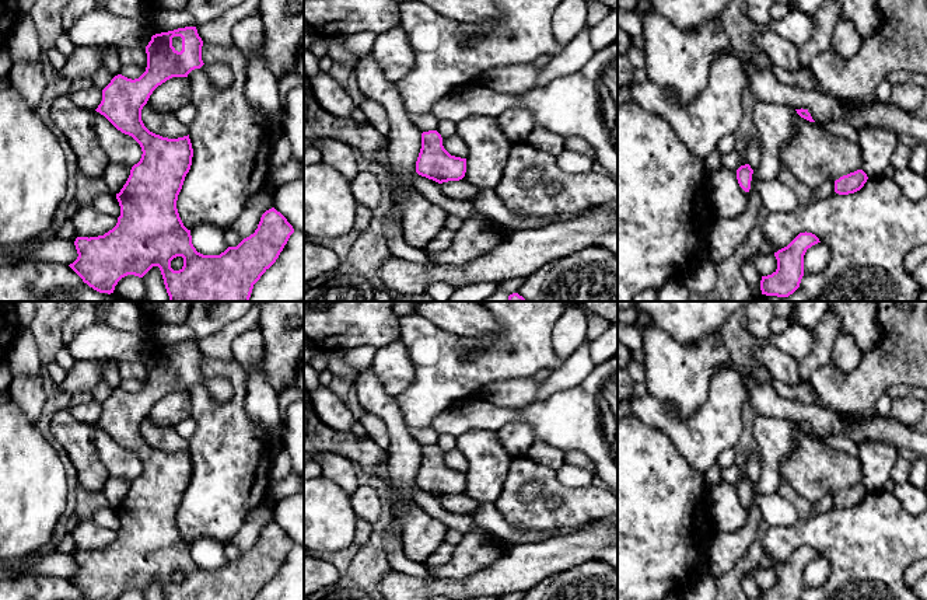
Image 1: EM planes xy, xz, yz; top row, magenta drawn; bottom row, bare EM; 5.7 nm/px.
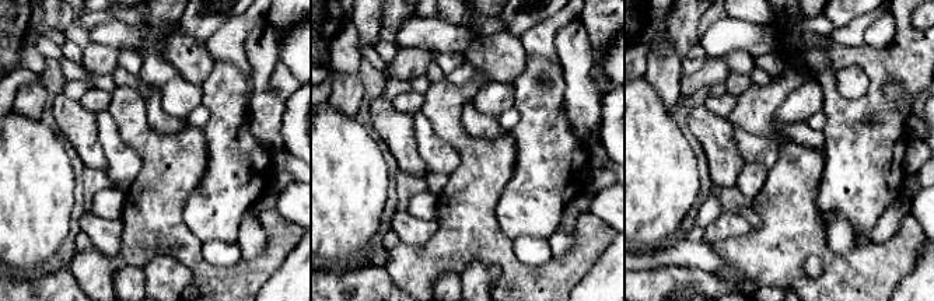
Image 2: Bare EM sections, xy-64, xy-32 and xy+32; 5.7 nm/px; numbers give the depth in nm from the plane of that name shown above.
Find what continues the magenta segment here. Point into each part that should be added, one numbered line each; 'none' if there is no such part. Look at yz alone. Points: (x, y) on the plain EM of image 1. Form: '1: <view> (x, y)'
1: yz (898, 428)

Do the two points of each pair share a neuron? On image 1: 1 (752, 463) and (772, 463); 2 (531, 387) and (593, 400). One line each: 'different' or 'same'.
1: different
2: different

